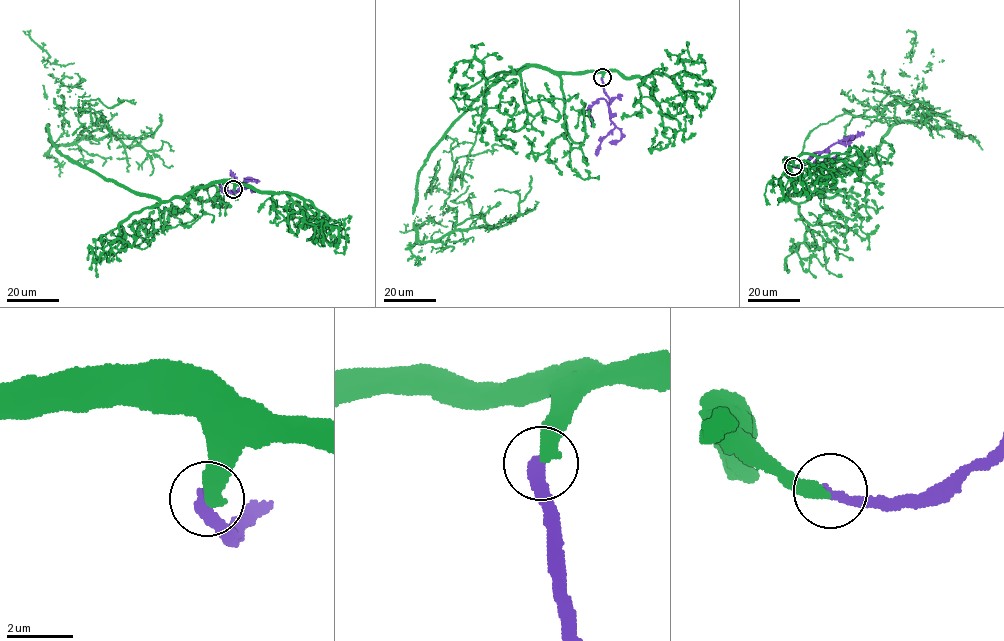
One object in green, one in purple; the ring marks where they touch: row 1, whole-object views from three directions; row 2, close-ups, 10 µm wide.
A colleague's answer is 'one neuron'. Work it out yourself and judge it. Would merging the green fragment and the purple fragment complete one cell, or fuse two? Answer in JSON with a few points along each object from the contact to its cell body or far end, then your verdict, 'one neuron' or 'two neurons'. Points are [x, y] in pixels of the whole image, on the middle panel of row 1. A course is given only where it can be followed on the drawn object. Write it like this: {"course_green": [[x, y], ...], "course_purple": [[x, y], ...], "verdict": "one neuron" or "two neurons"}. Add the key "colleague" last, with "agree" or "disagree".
{"course_green": [[602, 77], [528, 65], [486, 88], [421, 168], [420, 241], [471, 217], [449, 178], [471, 142], [456, 174]], "course_purple": [[602, 77], [603, 92], [609, 101], [610, 120], [615, 127], [601, 139], [597, 156]], "verdict": "two neurons", "colleague": "disagree"}

